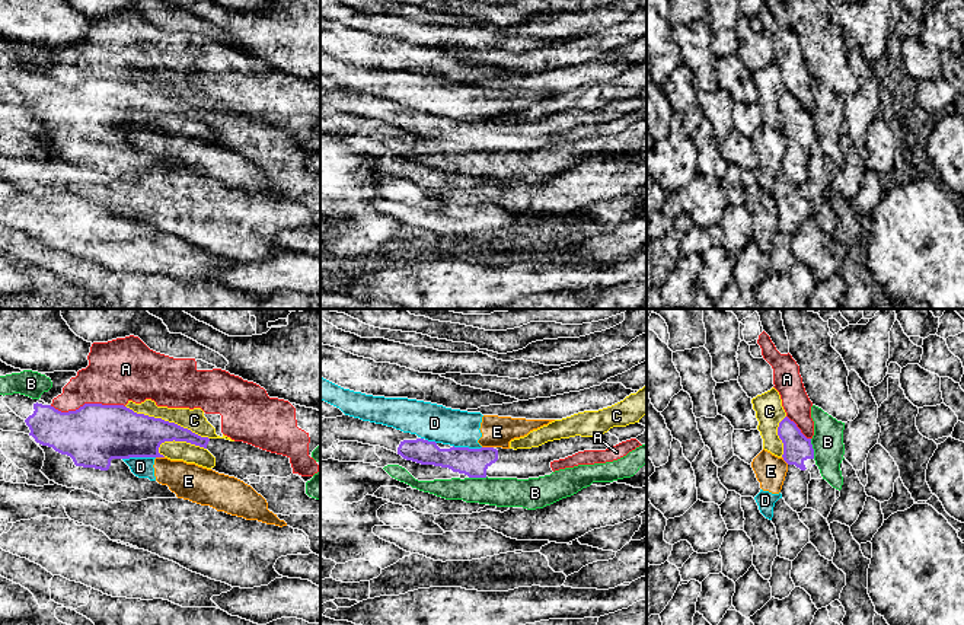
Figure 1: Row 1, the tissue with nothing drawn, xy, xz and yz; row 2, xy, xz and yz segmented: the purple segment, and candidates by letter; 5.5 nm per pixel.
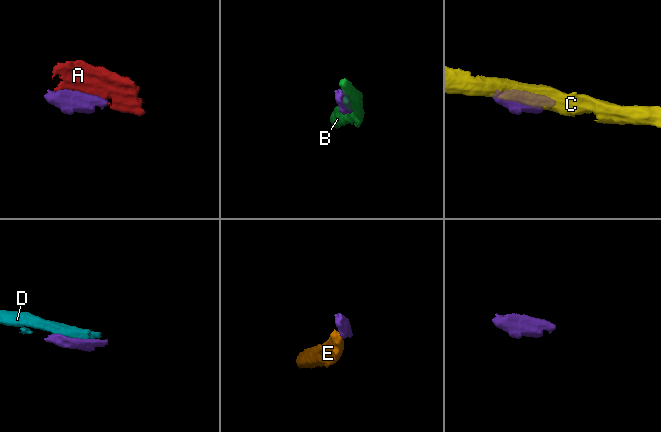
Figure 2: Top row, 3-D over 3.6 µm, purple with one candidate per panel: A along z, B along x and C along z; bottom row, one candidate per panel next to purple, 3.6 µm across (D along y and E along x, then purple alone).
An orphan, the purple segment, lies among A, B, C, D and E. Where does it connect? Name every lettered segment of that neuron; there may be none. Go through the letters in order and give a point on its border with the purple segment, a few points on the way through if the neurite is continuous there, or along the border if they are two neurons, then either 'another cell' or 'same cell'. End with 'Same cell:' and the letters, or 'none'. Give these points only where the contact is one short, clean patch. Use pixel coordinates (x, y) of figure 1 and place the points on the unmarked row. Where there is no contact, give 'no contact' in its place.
A: meets purple in xy at (88, 77); another cell
B: meets purple in yz at (813, 123); same cell
C: meets purple in xy at (168, 95); another cell
D: meets purple in xy at (139, 130); another cell
E: meets purple in xz at (488, 121); border along xz (482, 120), (492, 121); another cell
Same cell: B

